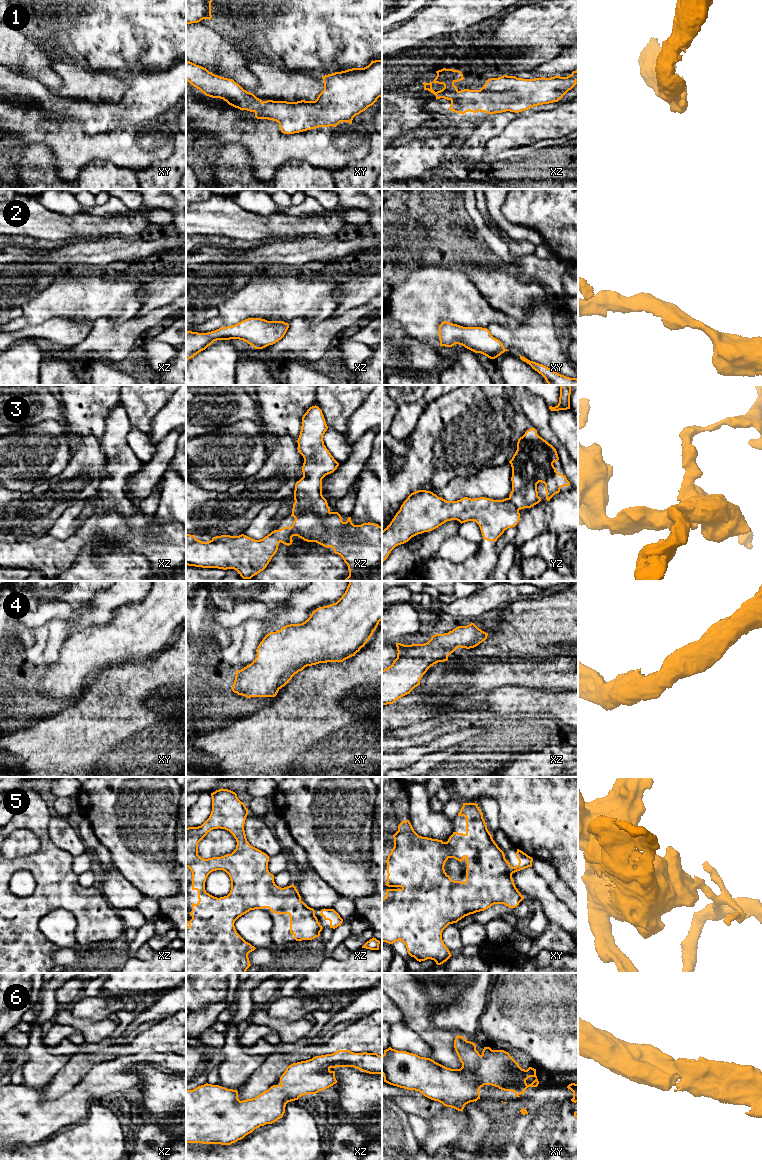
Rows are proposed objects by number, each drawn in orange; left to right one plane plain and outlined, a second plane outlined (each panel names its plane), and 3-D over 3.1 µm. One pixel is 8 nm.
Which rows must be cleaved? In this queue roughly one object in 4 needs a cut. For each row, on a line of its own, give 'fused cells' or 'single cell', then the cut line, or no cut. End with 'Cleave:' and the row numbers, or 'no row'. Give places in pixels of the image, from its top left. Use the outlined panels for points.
1: single cell; cut none
2: single cell; cut none
3: single cell; cut none
4: single cell; cut none
5: fused cells; cut xy (505, 860), (508, 869), (512, 873)
6: single cell; cut none
Cleave: 5

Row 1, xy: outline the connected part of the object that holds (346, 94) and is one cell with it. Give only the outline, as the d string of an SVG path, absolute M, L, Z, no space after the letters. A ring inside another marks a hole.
M382 59L371 61L364 68L352 68L322 76L324 90L315 101L262 101L253 93L244 90L232 79L220 77L206 68L186 60L186 80L206 96L220 98L240 110L255 113L257 119L268 119L279 123L284 134L294 134L318 127L336 127L340 122L352 124L356 115L372 106L382 97Z

